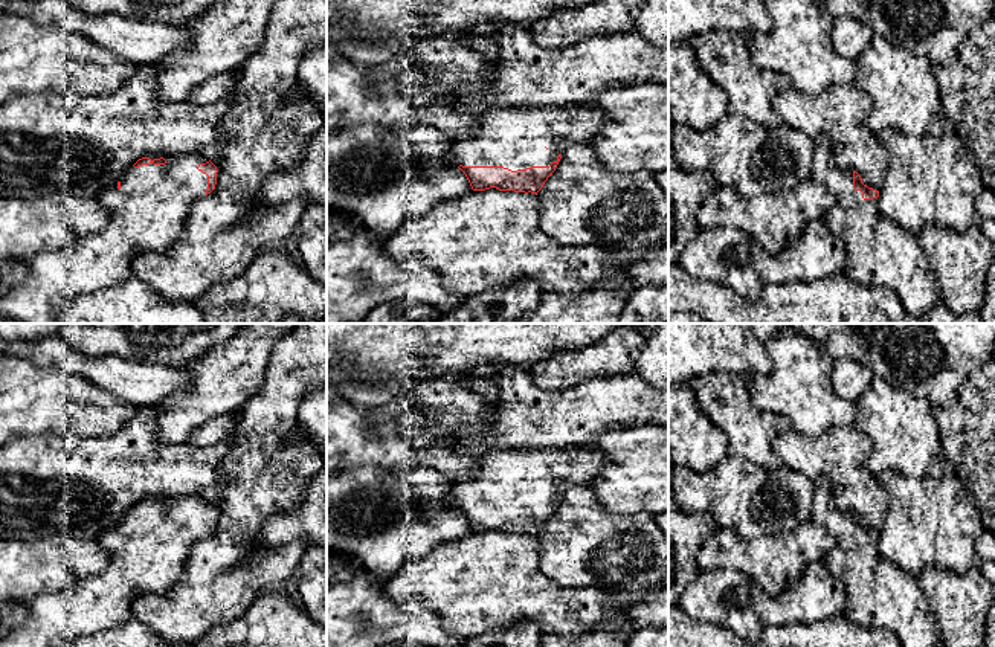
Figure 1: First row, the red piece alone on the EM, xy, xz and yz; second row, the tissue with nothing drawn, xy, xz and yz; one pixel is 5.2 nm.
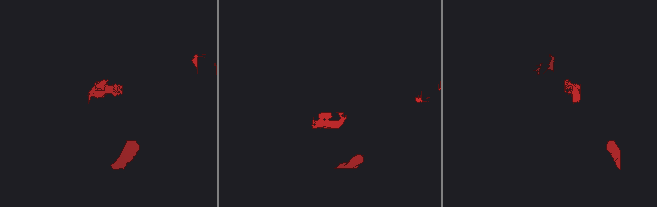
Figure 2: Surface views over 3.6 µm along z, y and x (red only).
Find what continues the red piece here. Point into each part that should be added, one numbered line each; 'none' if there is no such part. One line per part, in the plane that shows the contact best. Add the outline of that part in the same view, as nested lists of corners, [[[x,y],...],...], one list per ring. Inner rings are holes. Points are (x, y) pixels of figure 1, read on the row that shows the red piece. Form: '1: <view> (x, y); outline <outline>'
1: xz (515, 138); outline [[[584,104],[493,107],[472,136],[452,143],[450,163],[511,171],[549,166],[572,143],[589,143],[604,122],[604,110]]]

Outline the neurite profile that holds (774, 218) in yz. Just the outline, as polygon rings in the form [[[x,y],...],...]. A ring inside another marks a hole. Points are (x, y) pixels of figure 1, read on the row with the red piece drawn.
[[[813,179],[794,189],[742,197],[731,186],[716,186],[697,209],[699,229],[745,230],[772,256],[781,253],[806,224],[823,218],[833,195]]]

